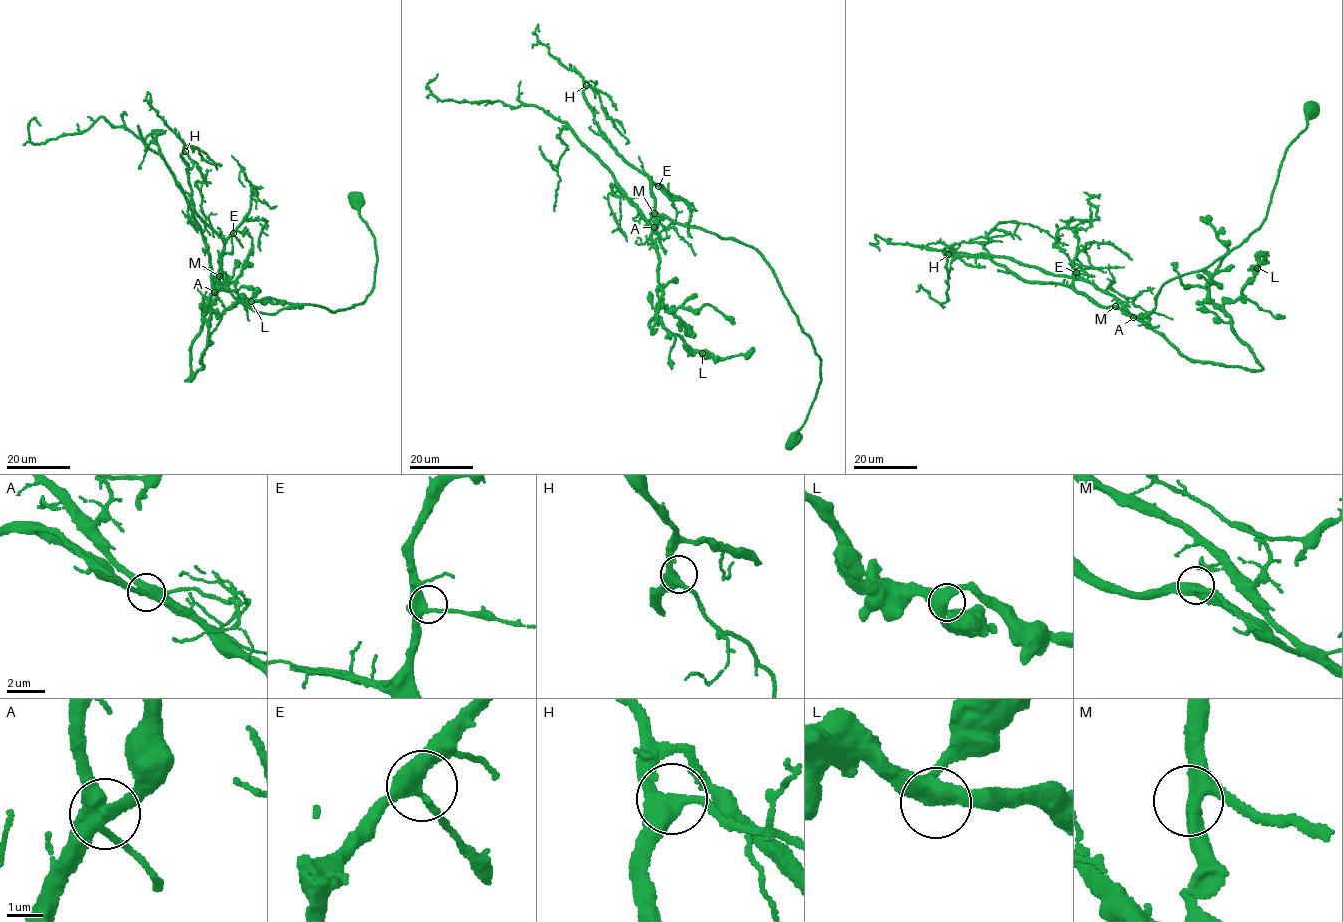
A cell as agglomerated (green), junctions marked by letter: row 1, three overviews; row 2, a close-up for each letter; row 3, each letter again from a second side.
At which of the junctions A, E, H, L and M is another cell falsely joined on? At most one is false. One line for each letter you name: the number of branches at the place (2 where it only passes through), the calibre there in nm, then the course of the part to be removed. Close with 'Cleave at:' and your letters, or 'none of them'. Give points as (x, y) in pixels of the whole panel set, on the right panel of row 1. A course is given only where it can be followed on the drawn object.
Cleave at: none of them

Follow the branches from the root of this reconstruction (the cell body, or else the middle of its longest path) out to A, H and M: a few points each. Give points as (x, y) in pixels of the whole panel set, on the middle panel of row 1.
A: (794, 439), (815, 398), (821, 362), (773, 270), (759, 253), (739, 241), (656, 213), (654, 227)
H: (794, 439), (815, 398), (821, 362), (773, 270), (751, 247), (656, 212), (651, 179), (600, 131), (586, 85)
M: (794, 439), (815, 398), (821, 380), (821, 362), (773, 270), (751, 247), (654, 213)

